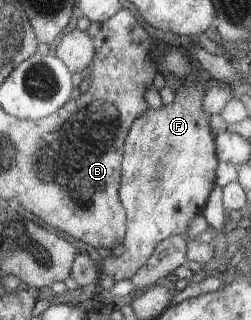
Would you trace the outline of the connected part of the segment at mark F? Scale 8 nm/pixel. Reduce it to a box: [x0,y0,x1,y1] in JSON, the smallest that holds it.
[98,82,218,282]

